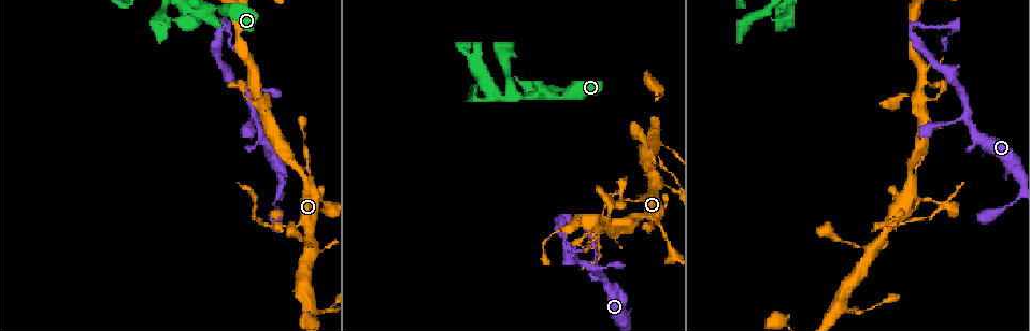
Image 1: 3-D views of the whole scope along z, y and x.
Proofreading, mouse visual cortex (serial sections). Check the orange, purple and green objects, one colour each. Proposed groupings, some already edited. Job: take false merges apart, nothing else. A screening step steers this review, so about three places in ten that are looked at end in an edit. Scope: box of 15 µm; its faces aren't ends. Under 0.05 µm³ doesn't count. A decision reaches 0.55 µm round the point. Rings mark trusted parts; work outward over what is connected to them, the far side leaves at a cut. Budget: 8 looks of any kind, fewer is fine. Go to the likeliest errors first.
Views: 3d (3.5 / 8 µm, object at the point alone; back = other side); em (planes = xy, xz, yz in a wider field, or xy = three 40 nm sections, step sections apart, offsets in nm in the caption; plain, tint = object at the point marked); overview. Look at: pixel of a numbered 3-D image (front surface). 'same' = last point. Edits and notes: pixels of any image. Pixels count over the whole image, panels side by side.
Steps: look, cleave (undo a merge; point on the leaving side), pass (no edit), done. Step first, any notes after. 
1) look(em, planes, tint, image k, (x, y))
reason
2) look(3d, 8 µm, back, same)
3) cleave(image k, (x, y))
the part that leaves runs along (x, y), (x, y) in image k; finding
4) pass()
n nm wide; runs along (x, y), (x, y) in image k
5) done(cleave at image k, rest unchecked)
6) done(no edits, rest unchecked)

look(3d, 3.5 µm, image 1, (311, 305))
small branch off a trunk

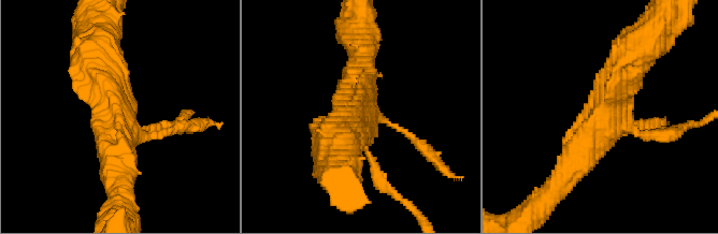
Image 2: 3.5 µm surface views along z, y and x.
pass()
runs along (637, 50), (572, 165) in image 2; one cell here

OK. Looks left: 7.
look(3d, 3.5 µm, image 1, (914, 26))
sharp bend

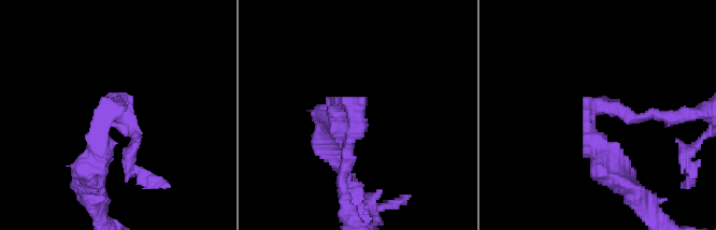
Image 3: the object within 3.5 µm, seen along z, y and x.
look(em, xy, step 3, tint, image 3, (353, 110))
arms of 150, 350 nm

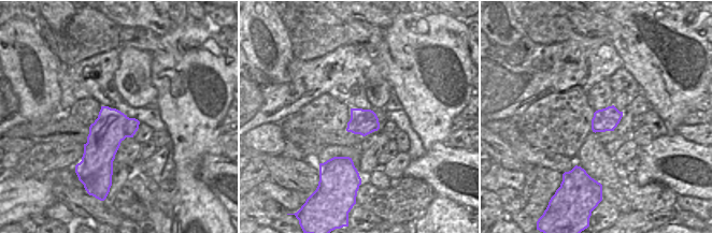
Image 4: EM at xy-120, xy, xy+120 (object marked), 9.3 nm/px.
cleave(image 3, (349, 146))
a second cell is stuck on

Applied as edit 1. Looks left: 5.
look(3d, 3.5 µm, image 1, (910, 181))
small branch off a trunk

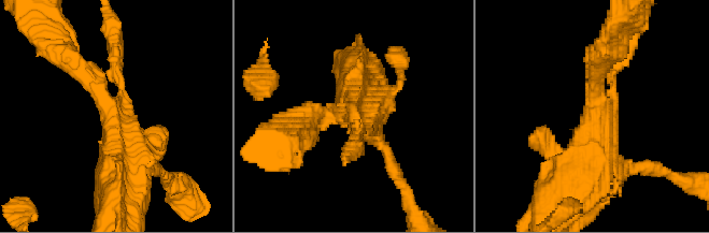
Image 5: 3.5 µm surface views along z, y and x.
look(em, xy, step 2, tint, image 5, (356, 115))
4 arms; arms of 100, 250, 450, 500 nm; need the tissue

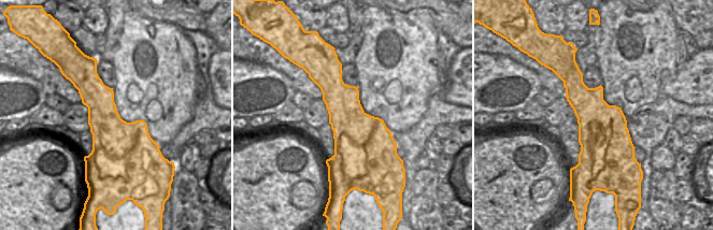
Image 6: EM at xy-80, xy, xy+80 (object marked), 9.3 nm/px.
pass()
runs along (115, 186), (115, 119), (69, 60) in image 5; one cell here

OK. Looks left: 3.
done(cleave at image 3, rest unchecked)

